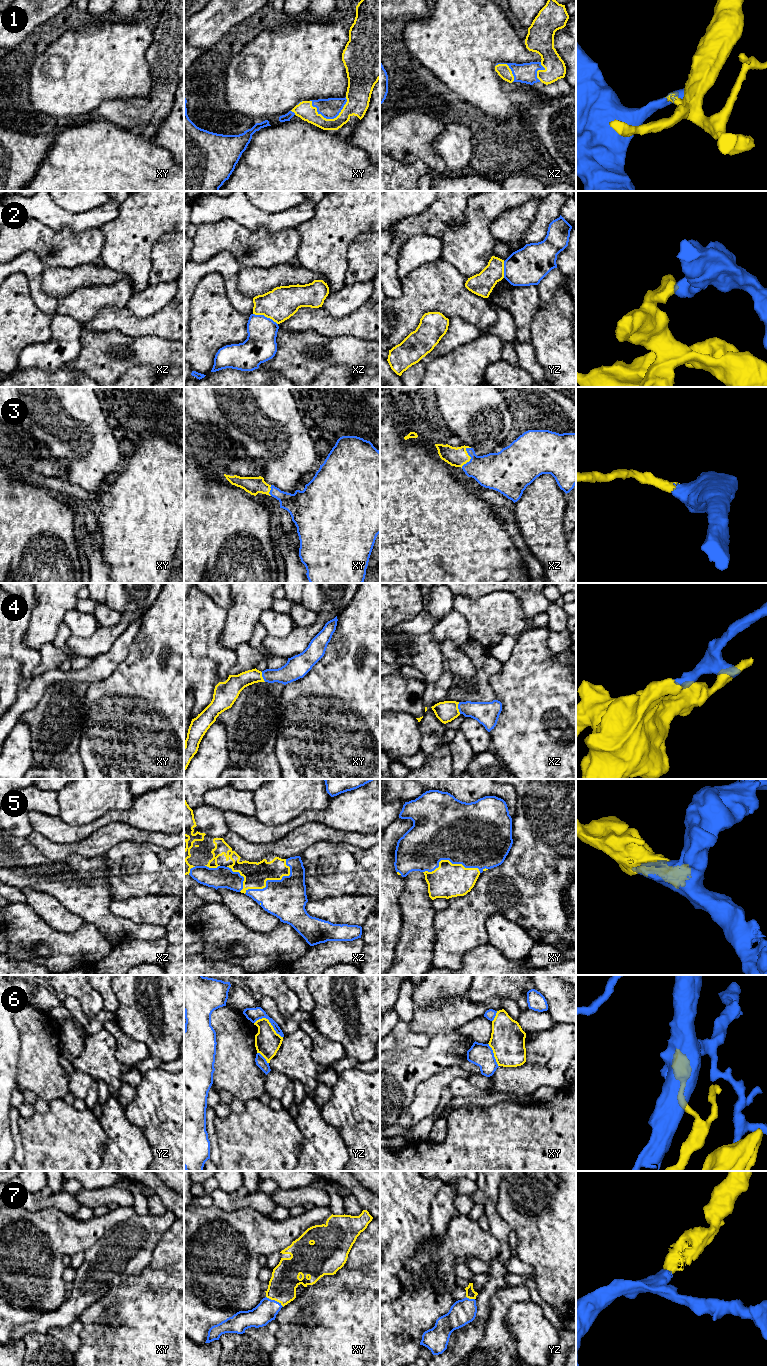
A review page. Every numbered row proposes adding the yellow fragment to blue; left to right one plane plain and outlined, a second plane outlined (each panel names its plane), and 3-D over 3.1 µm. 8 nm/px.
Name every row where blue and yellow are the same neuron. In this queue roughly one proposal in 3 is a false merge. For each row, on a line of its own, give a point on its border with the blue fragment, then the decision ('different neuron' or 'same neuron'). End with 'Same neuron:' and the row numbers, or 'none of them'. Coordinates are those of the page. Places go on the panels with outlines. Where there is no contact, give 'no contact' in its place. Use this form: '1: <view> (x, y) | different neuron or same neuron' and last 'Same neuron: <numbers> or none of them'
1: xy (330, 118) | same neuron
2: xz (264, 316) | different neuron
3: xz (470, 456) | same neuron
4: xz (458, 708) | same neuron
5: xz (272, 880) | same neuron
6: yz (269, 1021) | different neuron
7: xy (274, 1300) | same neuron
Same neuron: 1, 3, 4, 5, 7

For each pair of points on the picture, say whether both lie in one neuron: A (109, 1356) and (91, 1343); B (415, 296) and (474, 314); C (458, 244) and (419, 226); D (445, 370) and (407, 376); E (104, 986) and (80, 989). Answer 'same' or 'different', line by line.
A: same
B: same
C: different
D: different
E: different

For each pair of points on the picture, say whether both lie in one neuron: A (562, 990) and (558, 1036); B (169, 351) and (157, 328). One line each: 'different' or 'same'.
A: different
B: different

